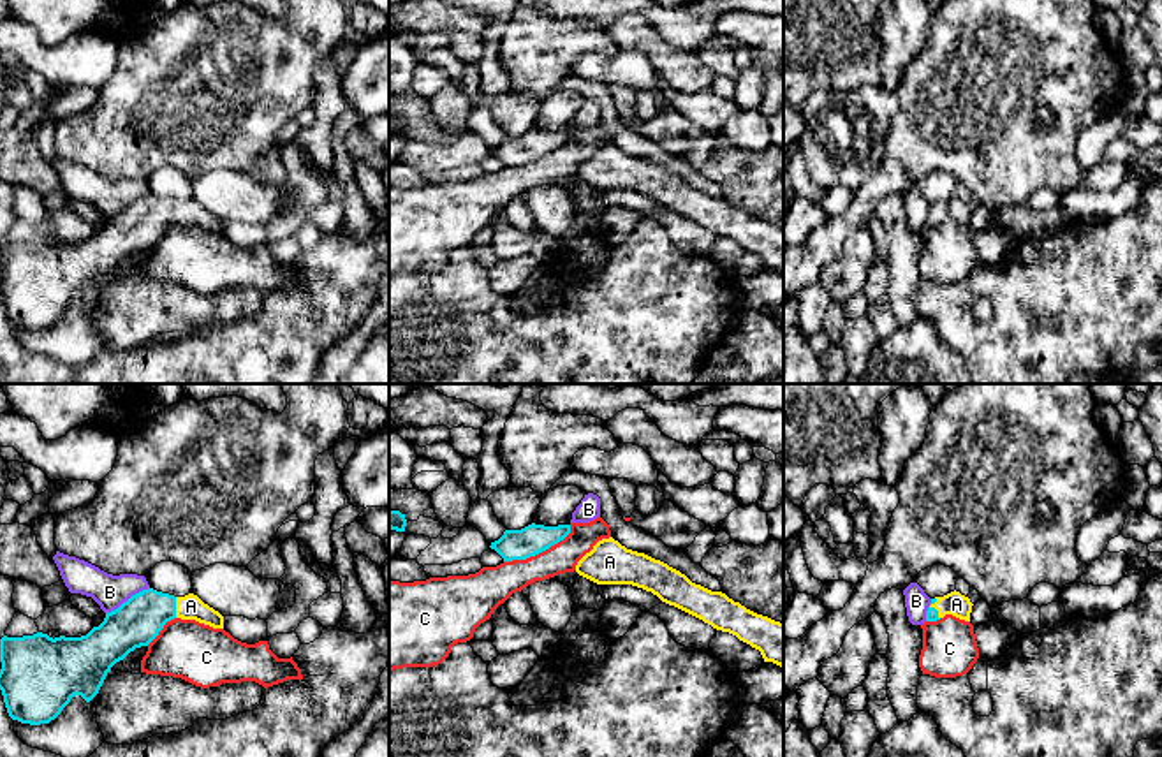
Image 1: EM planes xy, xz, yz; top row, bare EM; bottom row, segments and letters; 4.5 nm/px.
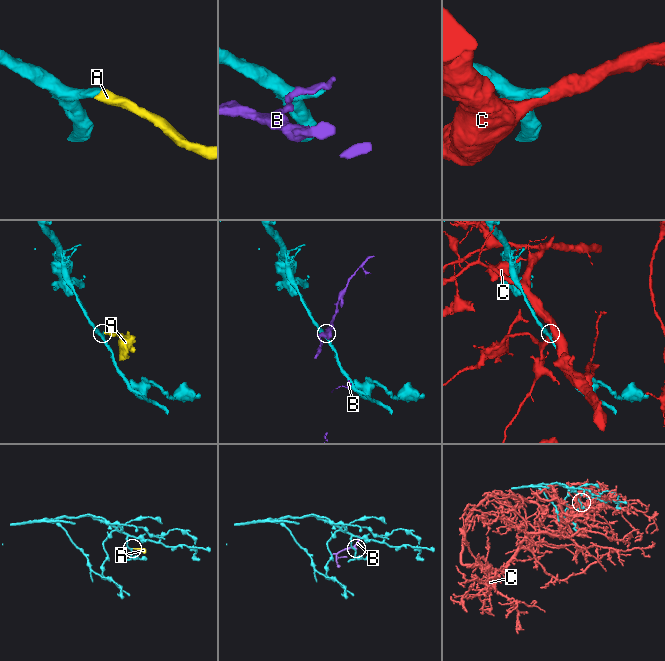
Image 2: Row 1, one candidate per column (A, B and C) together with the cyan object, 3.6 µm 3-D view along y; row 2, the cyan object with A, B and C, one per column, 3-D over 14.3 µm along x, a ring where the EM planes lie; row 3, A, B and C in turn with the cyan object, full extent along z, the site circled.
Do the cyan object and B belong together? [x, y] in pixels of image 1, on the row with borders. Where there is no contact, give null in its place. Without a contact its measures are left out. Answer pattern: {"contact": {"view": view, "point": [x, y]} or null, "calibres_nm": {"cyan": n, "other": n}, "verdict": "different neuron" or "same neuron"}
{"contact": {"view": "xy", "point": [129, 599]}, "calibres_nm": {"cyan": 220, "other": 160}, "verdict": "different neuron"}

